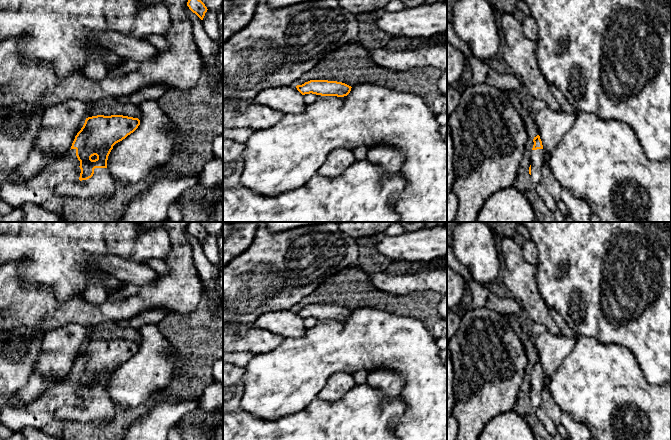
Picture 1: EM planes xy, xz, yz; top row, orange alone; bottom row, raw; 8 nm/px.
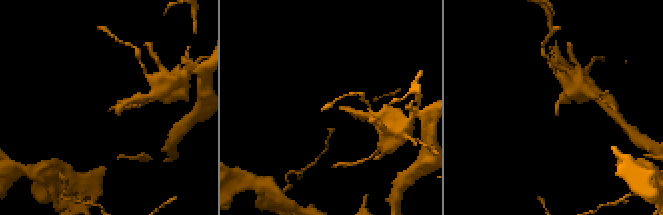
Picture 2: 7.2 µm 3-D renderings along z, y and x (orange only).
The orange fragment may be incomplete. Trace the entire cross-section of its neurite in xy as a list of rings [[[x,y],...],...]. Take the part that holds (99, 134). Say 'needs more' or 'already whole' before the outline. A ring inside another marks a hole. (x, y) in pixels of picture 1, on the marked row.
needs more; [[[123,115],[86,118],[65,157],[28,183],[3,183],[1,199],[15,209],[25,204],[42,205],[57,193],[80,199],[109,198],[115,183],[107,169],[108,156],[113,146],[139,125],[138,118]]]

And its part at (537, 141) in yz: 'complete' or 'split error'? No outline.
split error

